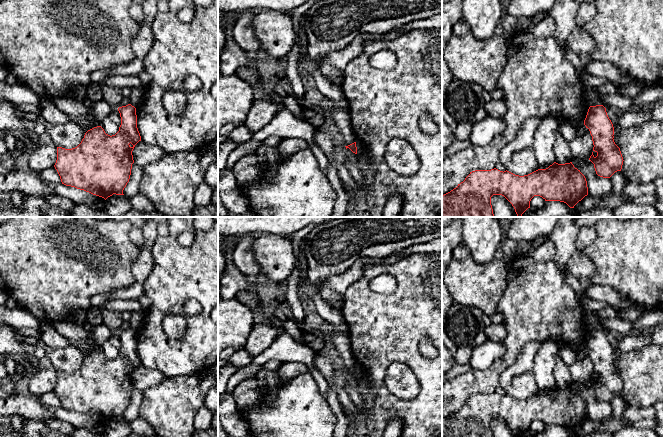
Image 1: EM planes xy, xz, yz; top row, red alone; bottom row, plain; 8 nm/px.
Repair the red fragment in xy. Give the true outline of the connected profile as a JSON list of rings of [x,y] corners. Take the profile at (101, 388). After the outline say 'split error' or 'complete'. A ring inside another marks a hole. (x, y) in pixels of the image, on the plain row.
[[[131,328],[118,332],[121,341],[119,355],[115,359],[108,359],[101,350],[88,354],[81,367],[72,373],[57,371],[57,384],[54,389],[62,408],[84,414],[93,419],[104,422],[105,424],[112,420],[124,419],[123,414],[129,406],[132,388],[134,387],[132,375],[135,369],[141,365],[141,360],[137,352],[136,332]]]; complete

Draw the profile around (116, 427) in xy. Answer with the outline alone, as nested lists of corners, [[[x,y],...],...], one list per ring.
[[[113,418],[105,424],[104,434],[107,437],[126,437],[131,433],[130,424],[124,419]]]

